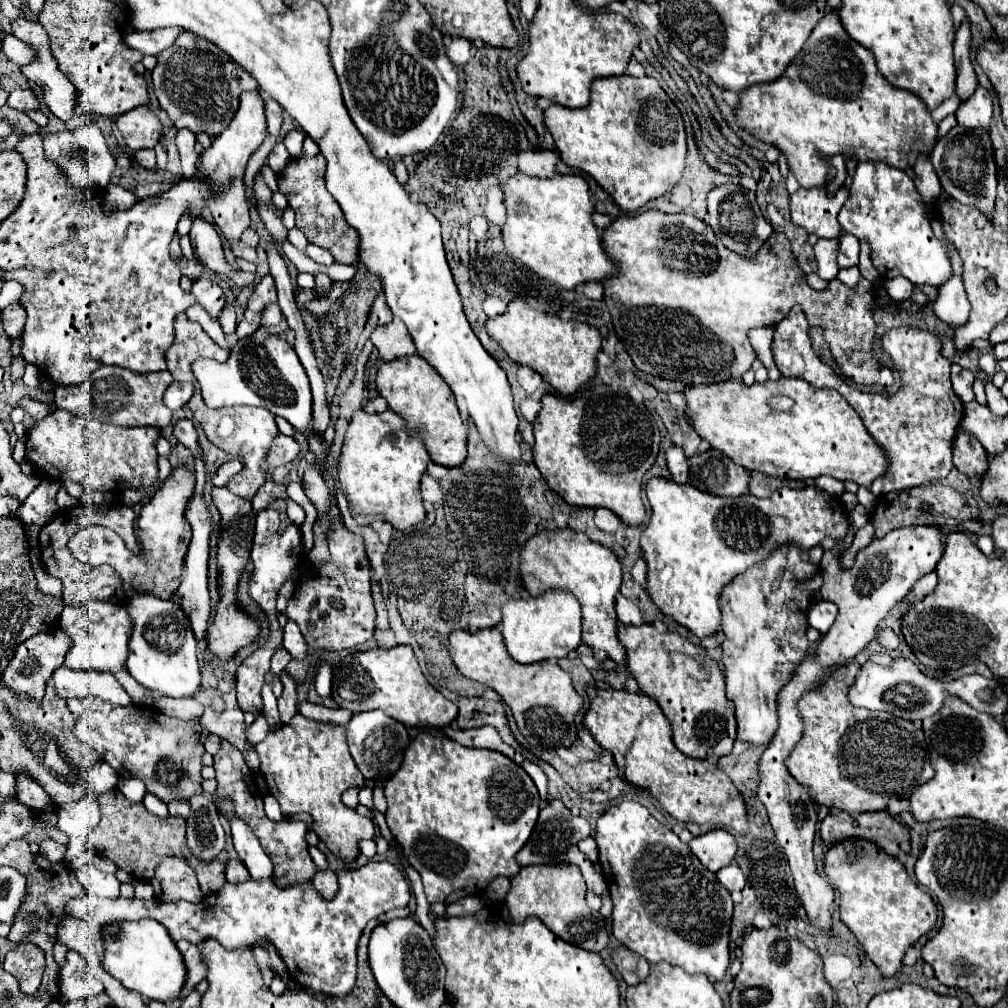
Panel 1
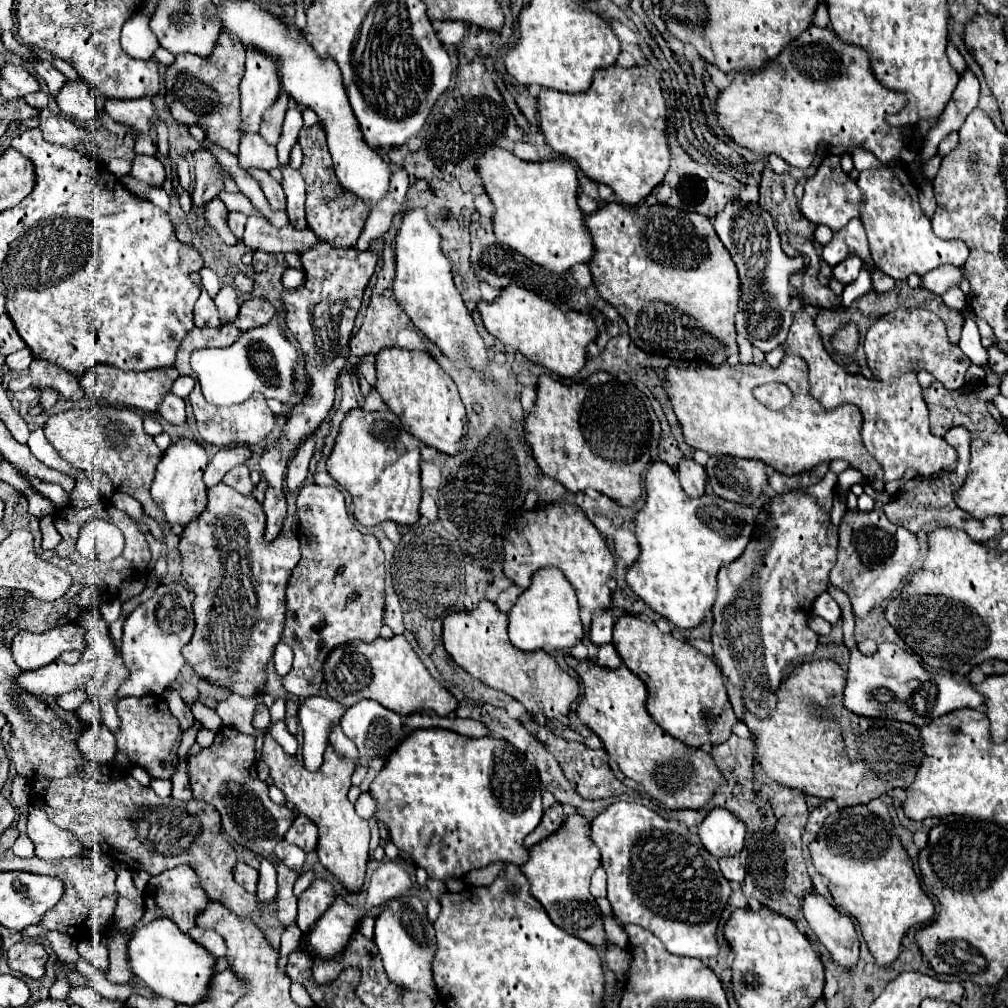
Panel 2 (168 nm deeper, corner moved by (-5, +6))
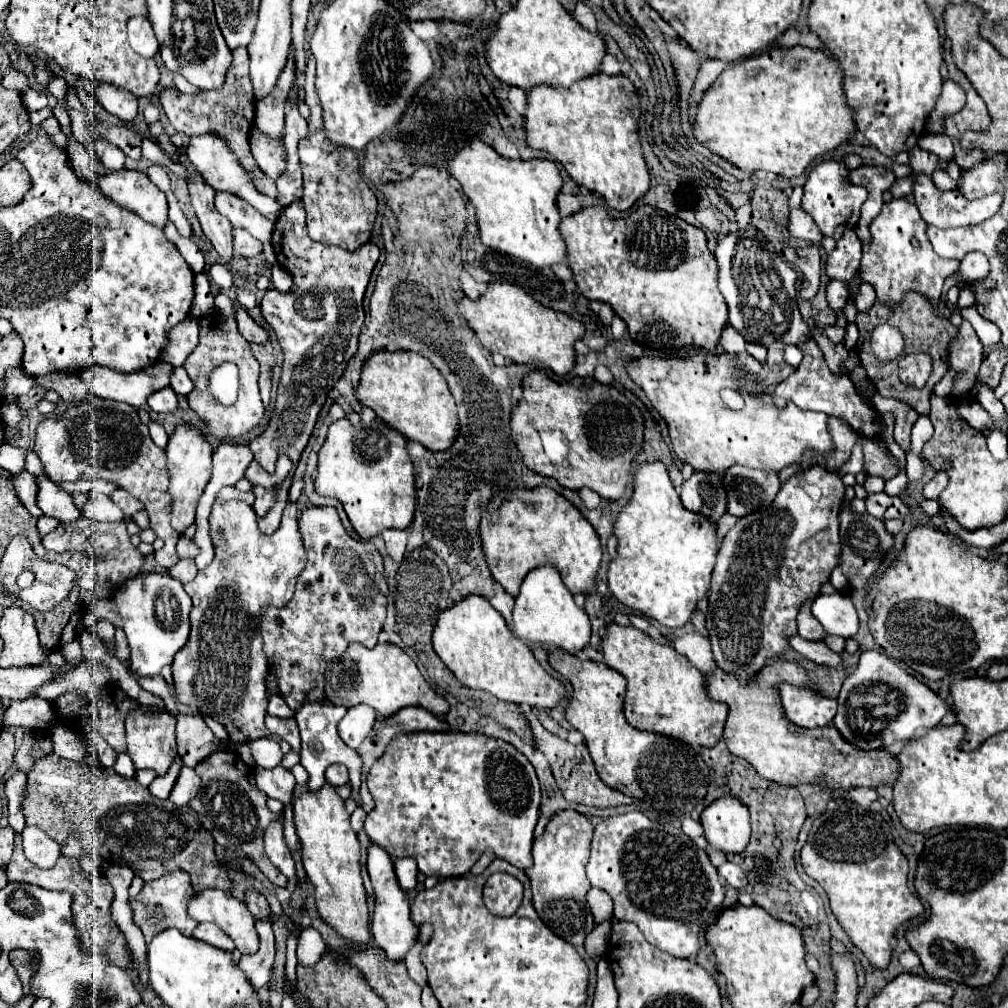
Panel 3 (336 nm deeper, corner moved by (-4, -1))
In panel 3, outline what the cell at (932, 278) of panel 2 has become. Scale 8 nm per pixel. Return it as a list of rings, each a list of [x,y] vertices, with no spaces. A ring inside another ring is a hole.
[[[974,251],[970,252],[963,261],[961,267],[954,272],[960,277],[957,287],[961,289],[961,284],[964,282],[974,282],[977,279],[984,279],[989,273],[990,264],[983,253]]]

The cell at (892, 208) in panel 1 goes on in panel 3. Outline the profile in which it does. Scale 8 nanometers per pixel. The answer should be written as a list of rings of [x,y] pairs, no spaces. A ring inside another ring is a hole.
[[[893,199],[885,203],[881,213],[869,223],[871,241],[863,245],[861,259],[861,279],[873,285],[877,293],[877,303],[881,305],[899,305],[905,293],[915,291],[929,301],[937,301],[941,287],[947,275],[959,269],[957,259],[939,257],[927,239],[927,223],[921,219],[917,207],[909,199]],[[913,239],[921,241],[919,247],[913,247]]]

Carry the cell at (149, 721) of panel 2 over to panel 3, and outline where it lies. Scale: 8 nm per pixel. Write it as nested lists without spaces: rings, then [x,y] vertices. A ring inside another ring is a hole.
[[[141,705],[139,709],[133,709],[125,719],[125,733],[127,733],[127,753],[135,763],[135,769],[153,769],[157,775],[165,775],[171,767],[171,761],[177,757],[175,747],[175,717],[167,711],[149,709],[147,705]]]

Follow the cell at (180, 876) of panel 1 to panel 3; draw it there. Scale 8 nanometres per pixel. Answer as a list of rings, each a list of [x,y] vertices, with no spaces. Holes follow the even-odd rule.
[[[181,869],[165,873],[163,877],[145,883],[143,889],[139,891],[139,895],[135,899],[129,899],[129,905],[133,911],[133,921],[143,931],[145,941],[149,943],[155,937],[155,933],[161,933],[163,929],[169,929],[169,927],[179,929],[183,935],[191,935],[193,929],[197,927],[197,921],[187,915],[187,903],[193,895],[195,895],[195,891],[191,887],[191,881],[187,877],[187,873]]]

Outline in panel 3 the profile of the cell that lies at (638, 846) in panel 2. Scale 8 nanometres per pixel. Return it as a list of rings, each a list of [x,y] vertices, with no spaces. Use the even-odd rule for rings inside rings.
[[[639,811],[609,817],[595,825],[591,857],[585,871],[591,885],[603,889],[613,899],[615,919],[635,923],[651,945],[681,959],[687,959],[699,951],[699,931],[701,927],[707,927],[709,917],[717,913],[725,895],[717,869],[711,865],[703,849],[699,849],[681,829],[651,821]]]

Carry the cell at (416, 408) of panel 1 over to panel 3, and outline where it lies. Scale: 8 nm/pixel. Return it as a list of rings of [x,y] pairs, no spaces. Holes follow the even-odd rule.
[[[413,351],[371,353],[353,393],[361,405],[373,409],[381,421],[403,433],[405,439],[417,441],[431,451],[447,451],[457,437],[457,407],[443,375],[429,359]]]

